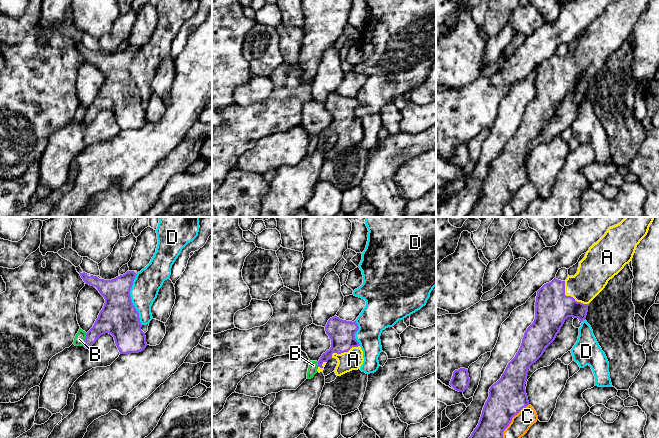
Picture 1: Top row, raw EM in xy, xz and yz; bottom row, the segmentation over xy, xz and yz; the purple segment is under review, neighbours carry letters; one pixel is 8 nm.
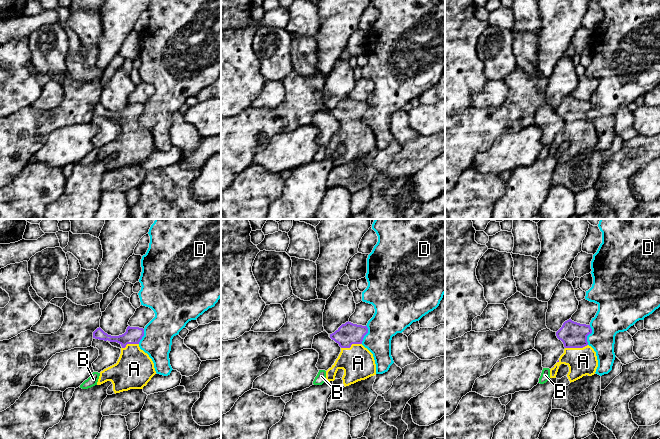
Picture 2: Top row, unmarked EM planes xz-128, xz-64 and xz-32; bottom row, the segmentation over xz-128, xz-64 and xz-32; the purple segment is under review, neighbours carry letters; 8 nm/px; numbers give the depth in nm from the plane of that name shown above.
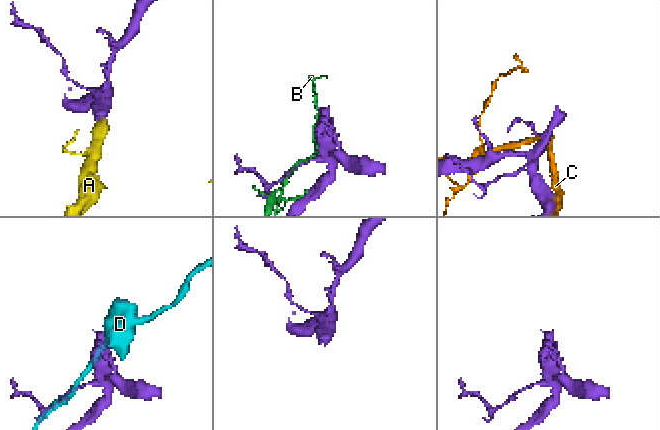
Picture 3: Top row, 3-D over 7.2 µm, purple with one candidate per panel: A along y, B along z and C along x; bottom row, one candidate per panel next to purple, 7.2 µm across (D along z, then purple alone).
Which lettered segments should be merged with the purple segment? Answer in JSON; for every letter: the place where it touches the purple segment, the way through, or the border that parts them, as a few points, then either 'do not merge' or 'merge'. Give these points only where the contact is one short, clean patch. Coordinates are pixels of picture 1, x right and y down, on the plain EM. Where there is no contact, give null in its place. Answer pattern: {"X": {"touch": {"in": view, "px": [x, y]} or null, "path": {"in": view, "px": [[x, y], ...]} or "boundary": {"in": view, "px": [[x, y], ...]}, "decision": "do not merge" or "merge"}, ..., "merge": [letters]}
{"A": {"touch": {"in": "yz", "px": [570, 72]}, "path": {"in": "yz", "px": [[552, 83], [560, 75], [570, 72], [592, 52]]}, "decision": "merge"}, "B": {"touch": {"in": "xy", "px": [85, 115]}, "decision": "do not merge"}, "C": {"touch": {"in": "yz", "px": [511, 196]}, "decision": "do not merge"}, "D": {"touch": {"in": "xy", "px": [130, 75]}, "decision": "do not merge"}, "merge": ["A"]}

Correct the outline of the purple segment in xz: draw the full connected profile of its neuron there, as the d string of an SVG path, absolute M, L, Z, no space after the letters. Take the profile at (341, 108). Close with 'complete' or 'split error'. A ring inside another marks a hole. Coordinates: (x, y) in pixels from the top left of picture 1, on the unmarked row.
M337 92L328 96L325 107L331 115L331 123L322 130L318 137L317 147L319 149L323 148L330 134L336 134L338 137L334 146L337 152L360 145L364 134L360 120L355 115L358 105L356 97L342 96Z; split error

